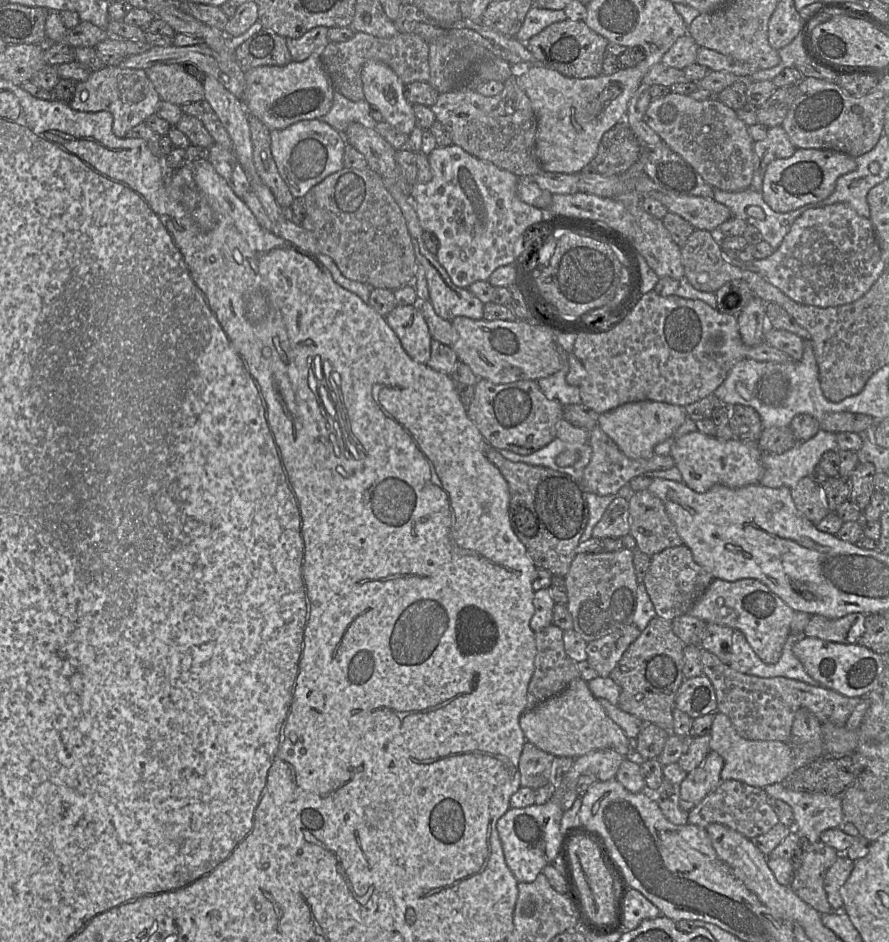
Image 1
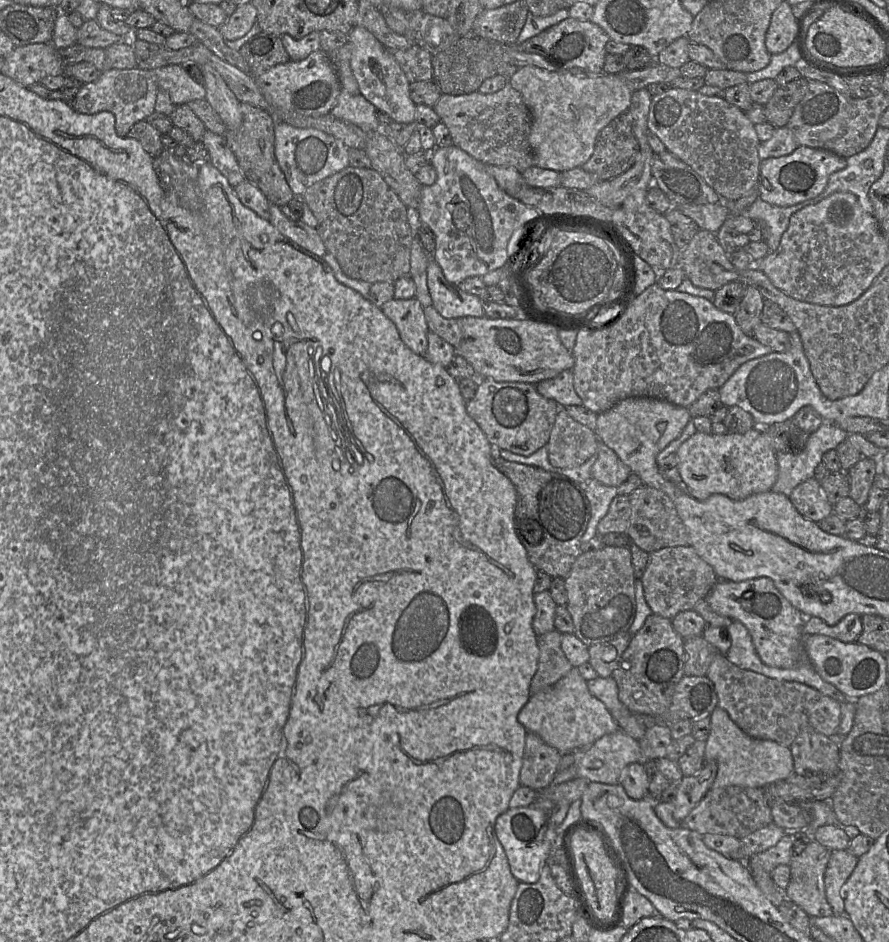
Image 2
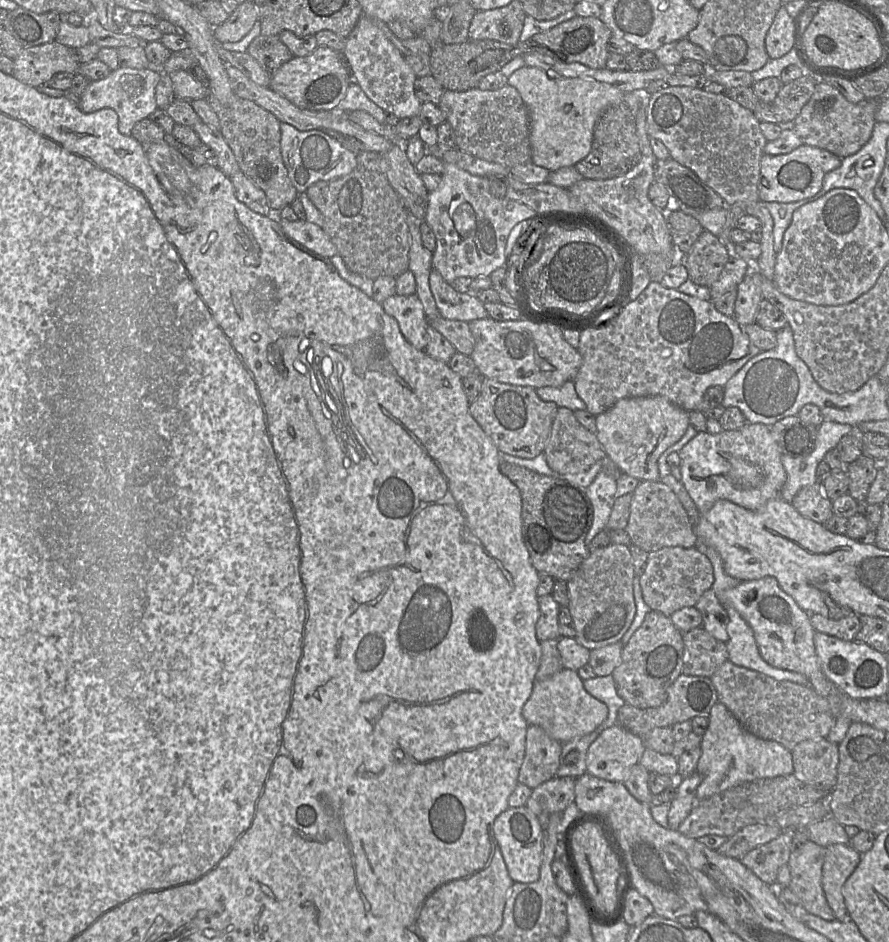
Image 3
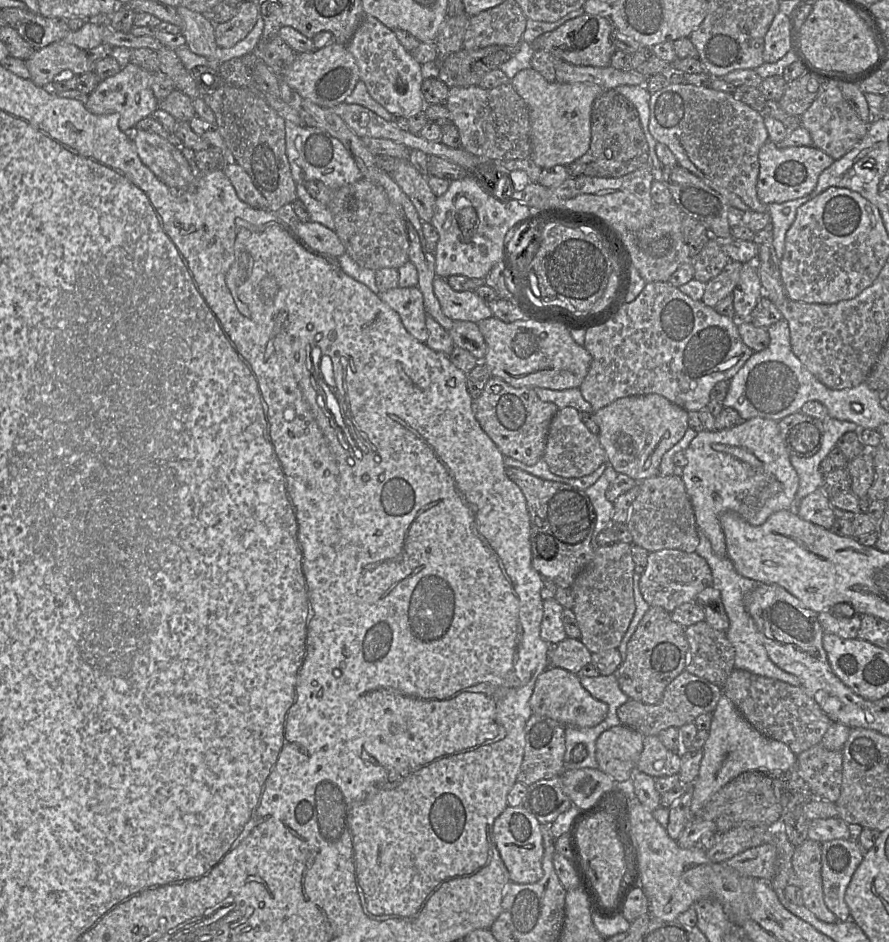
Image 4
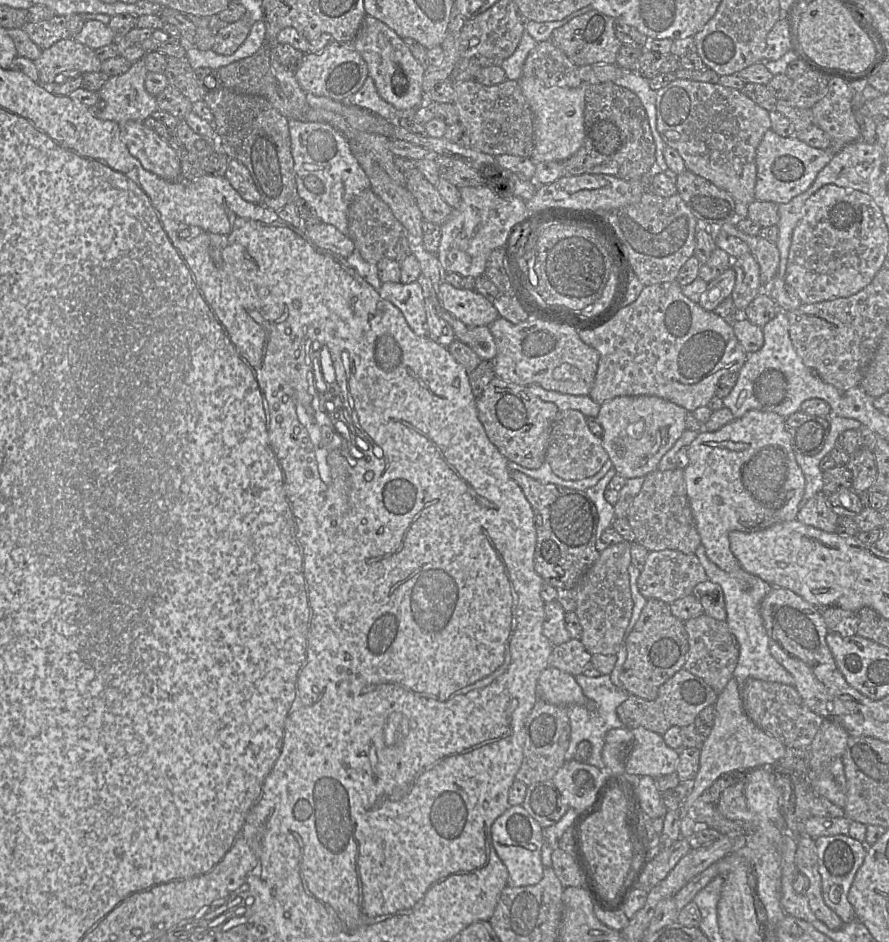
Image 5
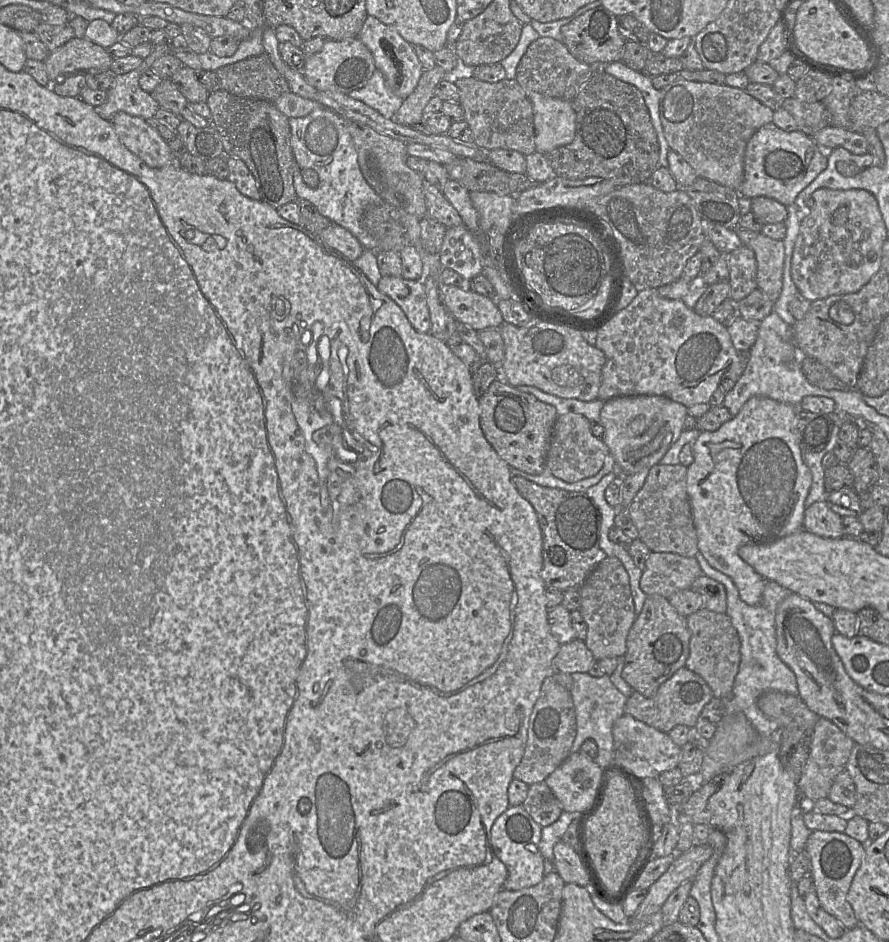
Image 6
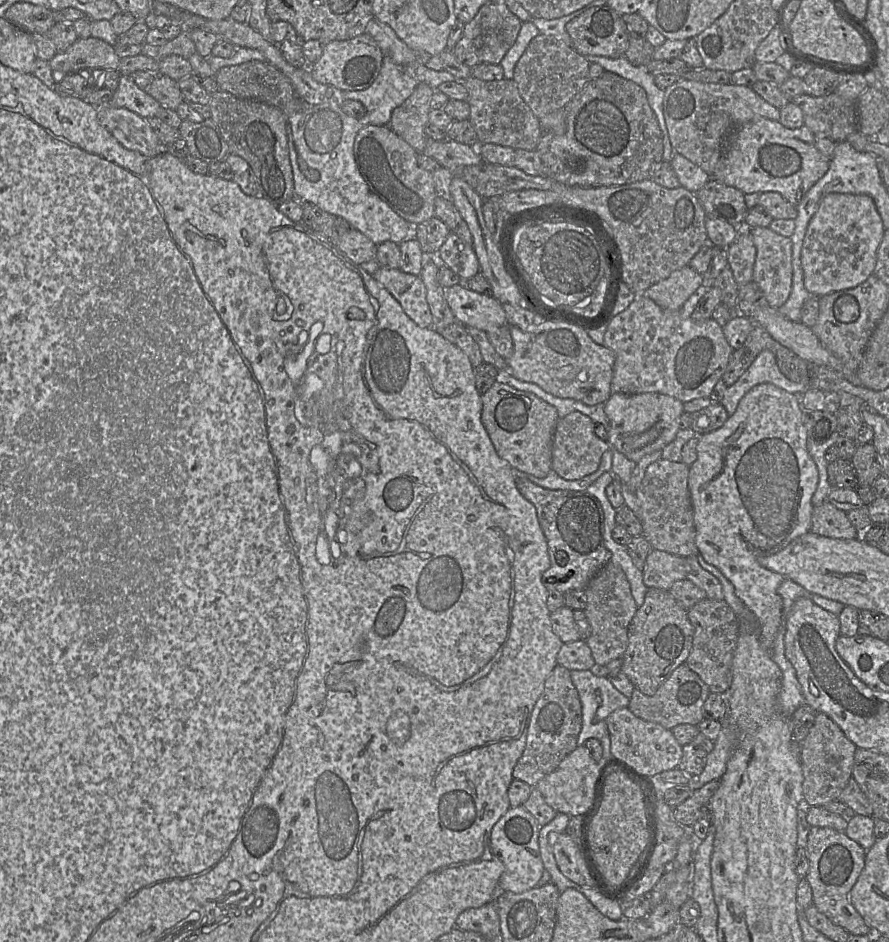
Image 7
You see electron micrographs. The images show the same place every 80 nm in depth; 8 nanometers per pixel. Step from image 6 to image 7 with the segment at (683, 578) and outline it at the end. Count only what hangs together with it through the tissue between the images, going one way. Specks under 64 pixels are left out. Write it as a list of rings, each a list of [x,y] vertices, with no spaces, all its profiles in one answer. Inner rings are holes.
[[[652,549],[643,570],[643,582],[647,588],[670,590],[674,582],[686,579],[685,557]]]

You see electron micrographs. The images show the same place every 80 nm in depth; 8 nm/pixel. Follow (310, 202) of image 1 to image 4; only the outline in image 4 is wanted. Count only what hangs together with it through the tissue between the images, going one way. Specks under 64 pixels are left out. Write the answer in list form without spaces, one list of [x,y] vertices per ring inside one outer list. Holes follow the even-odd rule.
[[[362,178],[357,182],[330,189],[321,181],[303,184],[311,197],[324,204],[332,213],[334,232],[348,254],[360,267],[374,270],[399,269],[409,261],[409,239],[405,223],[380,185]]]

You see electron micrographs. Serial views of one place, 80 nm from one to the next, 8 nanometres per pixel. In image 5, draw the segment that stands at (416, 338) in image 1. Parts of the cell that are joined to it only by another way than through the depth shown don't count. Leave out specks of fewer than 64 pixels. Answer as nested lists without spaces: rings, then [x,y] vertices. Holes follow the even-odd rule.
[[[419,281],[408,284],[401,282],[382,283],[379,295],[402,312],[406,322],[415,334],[428,336],[423,288]]]

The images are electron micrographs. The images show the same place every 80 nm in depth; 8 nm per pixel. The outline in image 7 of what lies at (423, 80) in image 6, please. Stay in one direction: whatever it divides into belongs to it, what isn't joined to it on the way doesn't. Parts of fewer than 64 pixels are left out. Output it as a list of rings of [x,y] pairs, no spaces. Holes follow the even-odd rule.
[[[428,84],[417,85],[413,93],[391,114],[388,127],[421,153],[430,139],[425,133],[429,124],[430,100],[434,93]]]

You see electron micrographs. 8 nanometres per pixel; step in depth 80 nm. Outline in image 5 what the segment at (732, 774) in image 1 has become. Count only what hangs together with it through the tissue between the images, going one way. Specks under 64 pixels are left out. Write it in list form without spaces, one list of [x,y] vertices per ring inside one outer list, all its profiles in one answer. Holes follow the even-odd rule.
[[[732,678],[718,695],[714,704],[715,719],[711,727],[711,732],[708,738],[702,743],[700,747],[700,760],[699,769],[691,782],[691,789],[687,796],[679,805],[680,814],[680,837],[692,838],[693,834],[697,831],[698,825],[693,819],[693,804],[697,798],[721,775],[732,771],[747,771],[756,767],[781,767],[787,763],[781,760],[786,754],[786,747],[776,738],[767,734],[759,727],[757,727],[746,715],[742,701],[739,694],[739,686],[735,678]]]

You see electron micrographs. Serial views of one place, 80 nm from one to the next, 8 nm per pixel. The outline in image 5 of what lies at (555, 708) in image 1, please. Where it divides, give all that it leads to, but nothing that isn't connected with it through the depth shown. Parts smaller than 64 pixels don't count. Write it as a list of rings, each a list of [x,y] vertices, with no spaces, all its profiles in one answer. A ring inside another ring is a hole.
[[[548,666],[539,676],[536,693],[538,700],[557,706],[581,705],[595,709],[595,703],[583,693],[575,677],[555,667]]]

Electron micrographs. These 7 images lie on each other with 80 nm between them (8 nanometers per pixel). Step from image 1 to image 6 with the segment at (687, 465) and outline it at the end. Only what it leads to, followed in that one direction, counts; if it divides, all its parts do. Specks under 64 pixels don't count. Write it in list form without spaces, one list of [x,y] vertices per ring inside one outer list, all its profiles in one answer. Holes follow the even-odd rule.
[[[754,396],[748,399],[739,413],[725,422],[716,431],[703,431],[698,438],[692,442],[693,463],[687,467],[687,494],[691,505],[693,524],[697,532],[698,551],[703,555],[708,564],[714,569],[727,575],[736,585],[740,599],[749,606],[761,603],[766,580],[760,576],[750,565],[744,562],[738,555],[738,549],[746,544],[771,543],[776,539],[789,536],[803,528],[805,513],[805,500],[812,484],[812,474],[802,458],[797,438],[797,407],[788,403],[780,402],[771,398]]]

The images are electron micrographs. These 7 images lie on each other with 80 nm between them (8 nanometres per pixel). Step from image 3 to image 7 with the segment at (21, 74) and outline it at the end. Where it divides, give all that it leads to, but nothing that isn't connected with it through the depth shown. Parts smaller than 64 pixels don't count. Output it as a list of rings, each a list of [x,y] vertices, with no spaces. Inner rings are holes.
[[[95,37],[79,38],[63,52],[58,52],[49,64],[56,75],[74,72],[101,73],[117,70],[120,57],[109,43]]]

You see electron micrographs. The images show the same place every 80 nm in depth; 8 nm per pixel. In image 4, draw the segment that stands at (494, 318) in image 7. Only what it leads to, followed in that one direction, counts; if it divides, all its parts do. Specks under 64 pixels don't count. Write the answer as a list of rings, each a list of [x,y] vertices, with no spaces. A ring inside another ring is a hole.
[[[440,276],[435,277],[433,289],[444,314],[453,321],[478,323],[494,316],[488,303],[475,291],[455,291]]]

